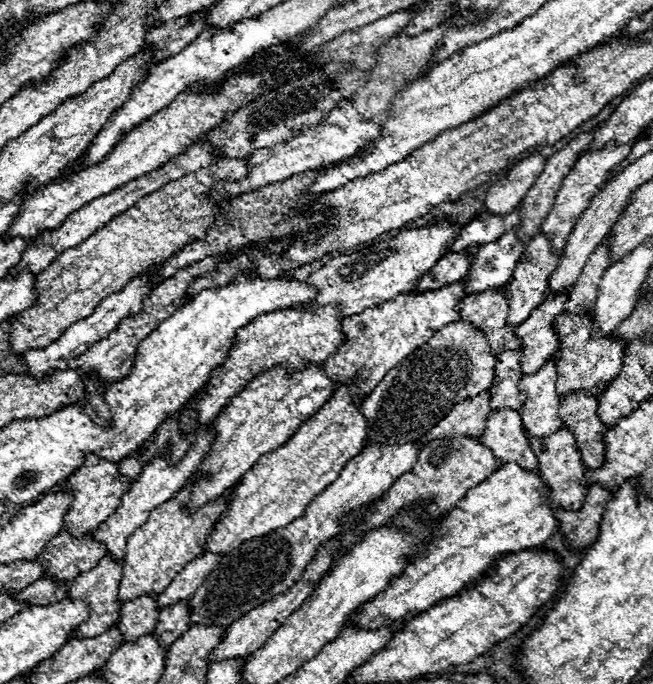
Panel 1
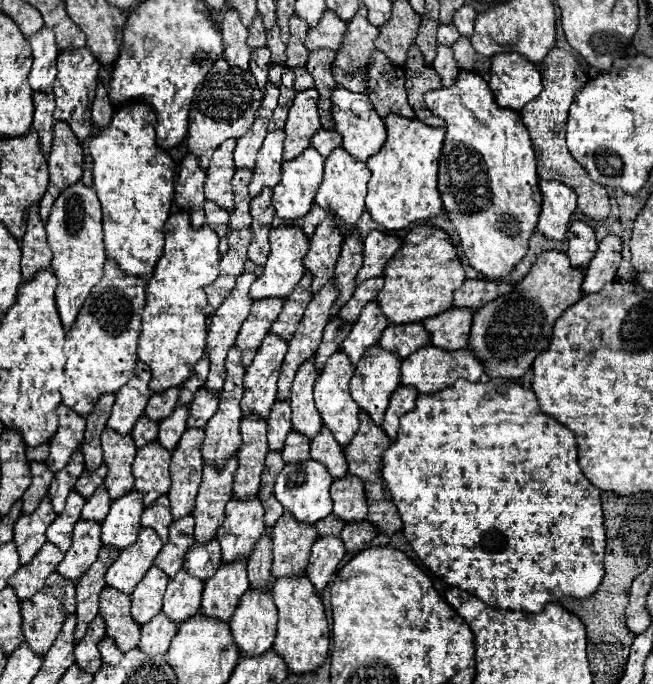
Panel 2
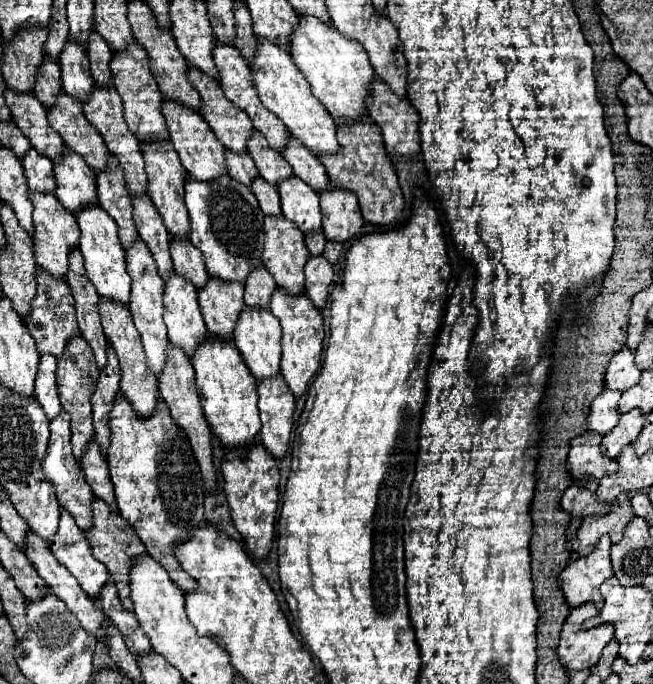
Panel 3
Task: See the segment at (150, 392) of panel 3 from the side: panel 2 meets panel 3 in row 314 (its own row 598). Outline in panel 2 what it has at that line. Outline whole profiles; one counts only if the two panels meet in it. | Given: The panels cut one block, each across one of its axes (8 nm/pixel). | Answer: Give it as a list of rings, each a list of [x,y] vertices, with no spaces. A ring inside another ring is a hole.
[[[106,586],[100,594],[100,616],[106,620],[106,636],[114,638],[122,652],[140,642],[140,624],[130,616],[132,600],[128,594]]]

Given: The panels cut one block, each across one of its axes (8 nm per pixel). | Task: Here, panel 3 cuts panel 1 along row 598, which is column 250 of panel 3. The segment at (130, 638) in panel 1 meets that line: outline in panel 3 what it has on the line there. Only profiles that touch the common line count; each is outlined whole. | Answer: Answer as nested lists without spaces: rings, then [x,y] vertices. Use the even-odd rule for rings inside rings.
[[[254,132],[250,138],[248,138],[248,154],[252,156],[260,176],[278,186],[282,180],[286,180],[288,176],[292,176],[292,168],[290,164],[282,158],[280,152],[276,152],[274,148],[268,146],[266,138],[258,132]]]

